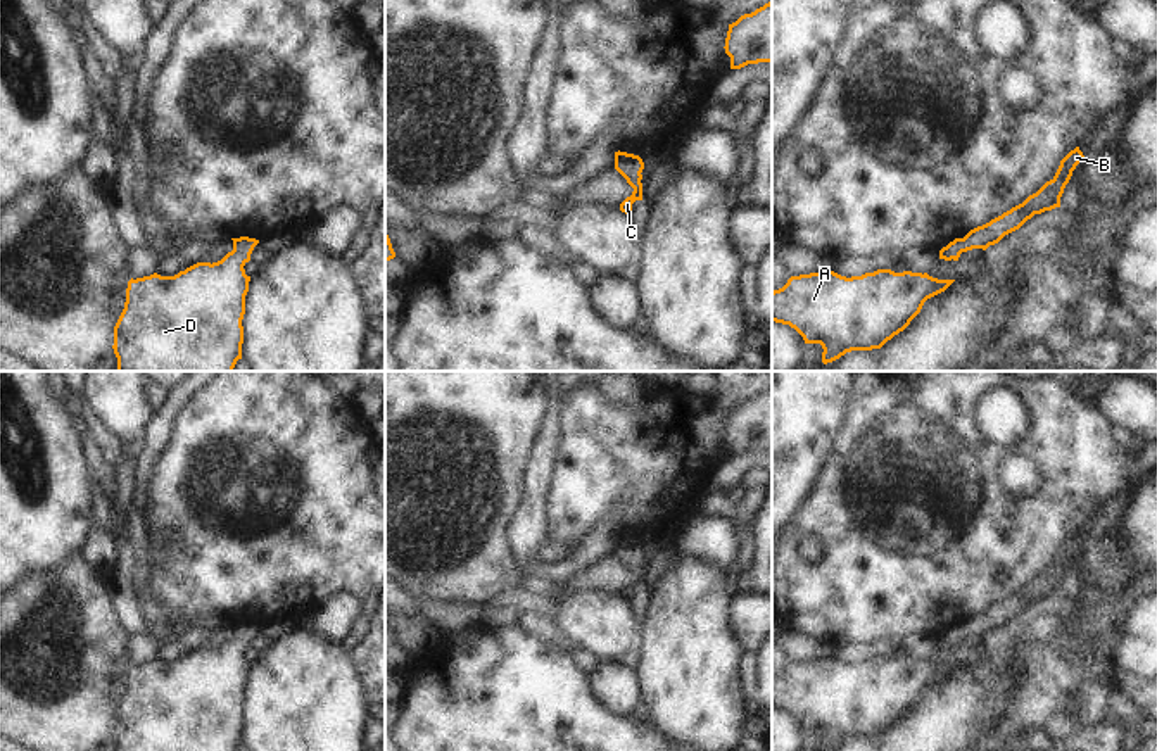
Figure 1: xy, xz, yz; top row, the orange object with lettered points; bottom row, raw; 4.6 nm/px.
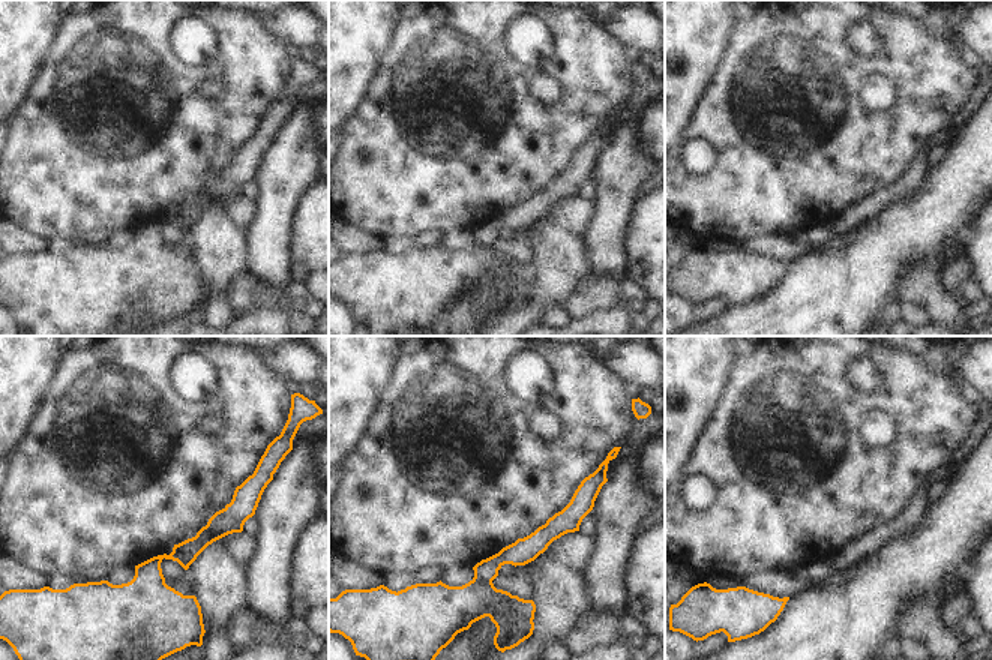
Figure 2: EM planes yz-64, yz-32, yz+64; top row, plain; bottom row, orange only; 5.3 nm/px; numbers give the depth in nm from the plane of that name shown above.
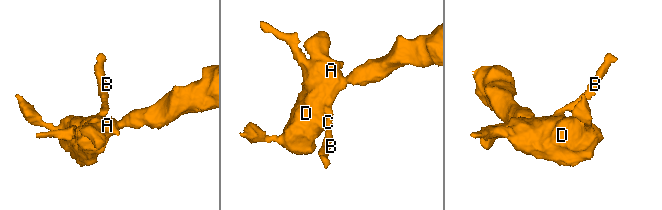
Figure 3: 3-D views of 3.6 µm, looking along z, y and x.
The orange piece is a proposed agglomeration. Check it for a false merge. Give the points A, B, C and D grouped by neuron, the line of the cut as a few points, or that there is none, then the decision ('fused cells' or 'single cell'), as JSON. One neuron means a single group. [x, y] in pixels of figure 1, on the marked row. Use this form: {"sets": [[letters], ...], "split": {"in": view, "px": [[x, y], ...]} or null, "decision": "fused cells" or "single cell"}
{"sets": [["A", "B", "C", "D"]], "split": null, "decision": "single cell"}

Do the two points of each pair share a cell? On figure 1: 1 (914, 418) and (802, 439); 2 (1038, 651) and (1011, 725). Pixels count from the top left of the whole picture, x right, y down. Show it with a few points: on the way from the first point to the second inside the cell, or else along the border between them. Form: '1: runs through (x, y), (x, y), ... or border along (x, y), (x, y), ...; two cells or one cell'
1: border along (855, 396), (829, 458), (821, 470); two cells
2: runs through (1038, 670), (1038, 696), (1030, 706); one cell

